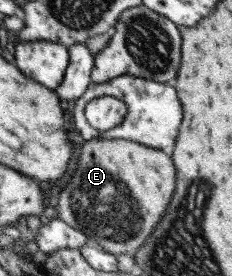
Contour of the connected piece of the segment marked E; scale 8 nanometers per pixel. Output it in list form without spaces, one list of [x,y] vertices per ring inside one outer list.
[[[92,139],[78,148],[76,169],[68,184],[58,193],[56,212],[58,219],[87,236],[90,242],[100,245],[106,252],[119,255],[133,254],[142,246],[146,236],[162,218],[170,194],[174,192],[174,166],[170,156],[123,139]]]

